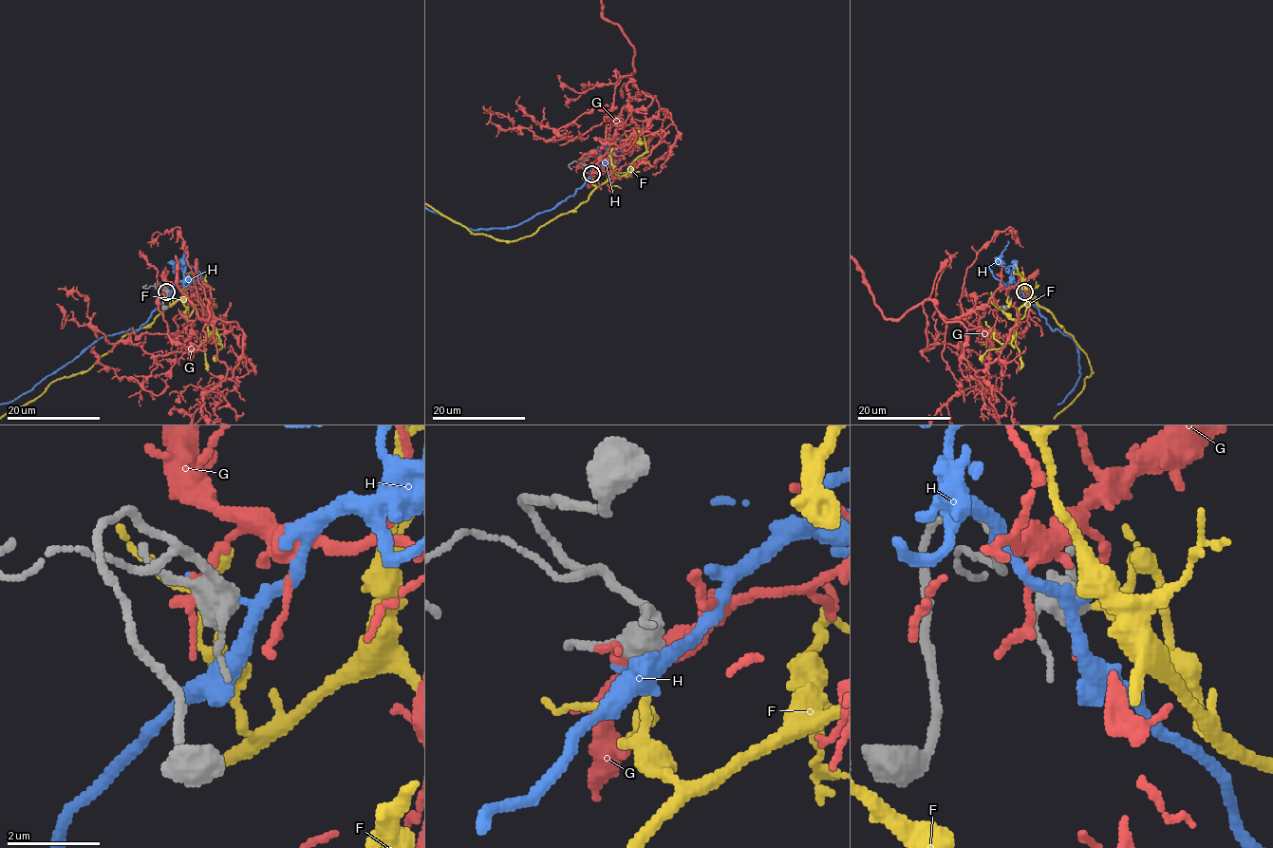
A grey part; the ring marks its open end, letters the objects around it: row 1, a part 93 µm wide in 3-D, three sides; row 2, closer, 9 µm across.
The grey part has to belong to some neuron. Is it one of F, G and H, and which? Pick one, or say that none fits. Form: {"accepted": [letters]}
{"accepted": ["F"]}

